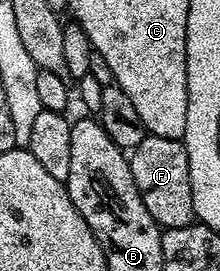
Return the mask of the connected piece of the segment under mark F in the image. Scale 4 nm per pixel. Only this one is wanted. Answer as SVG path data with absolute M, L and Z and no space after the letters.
M147 135L143 143L139 143L139 147L131 150L128 158L131 179L135 179L139 199L143 199L143 207L151 211L151 219L155 219L155 223L161 226L162 230L194 224L191 171L184 140Z

